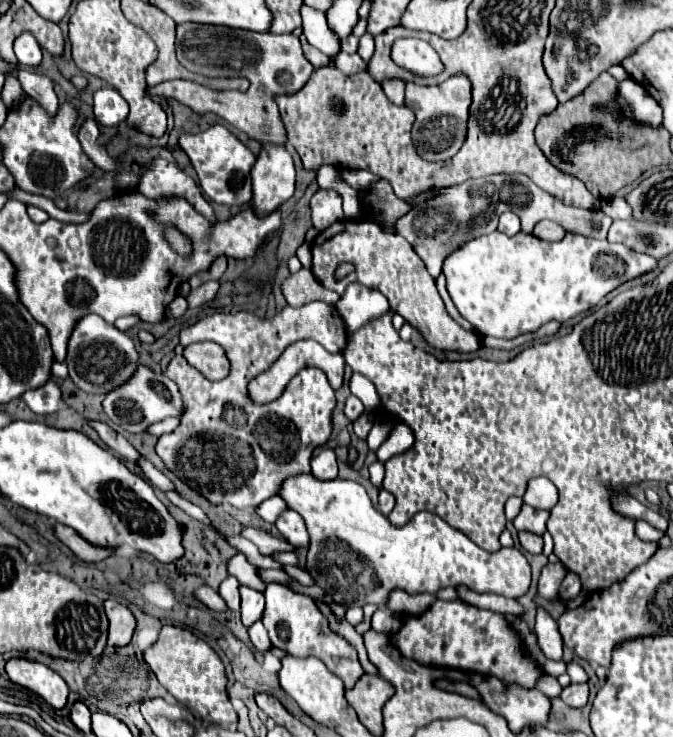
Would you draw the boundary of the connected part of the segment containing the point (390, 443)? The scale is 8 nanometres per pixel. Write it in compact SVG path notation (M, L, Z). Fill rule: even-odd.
M396 424L394 430L390 432L388 440L378 448L376 456L380 462L386 462L388 458L406 452L414 444L414 432L406 424Z

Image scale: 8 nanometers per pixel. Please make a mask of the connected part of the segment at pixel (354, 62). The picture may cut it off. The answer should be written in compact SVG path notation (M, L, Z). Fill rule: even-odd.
M338 54L336 64L340 68L344 68L344 74L356 74L356 72L360 72L360 70L366 68L364 62L362 62L362 58L358 54Z

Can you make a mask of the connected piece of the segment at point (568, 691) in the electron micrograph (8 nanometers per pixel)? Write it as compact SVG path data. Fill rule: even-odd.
M568 684L566 688L562 688L560 698L572 706L572 708L582 708L588 702L588 684Z

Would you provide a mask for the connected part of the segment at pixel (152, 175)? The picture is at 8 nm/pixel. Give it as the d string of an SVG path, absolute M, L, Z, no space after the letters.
M154 160L148 166L150 170L144 174L140 182L140 192L144 196L188 196L188 202L198 210L204 212L204 216L212 216L214 210L210 202L204 200L200 186L184 174L176 164L170 164L166 160Z

